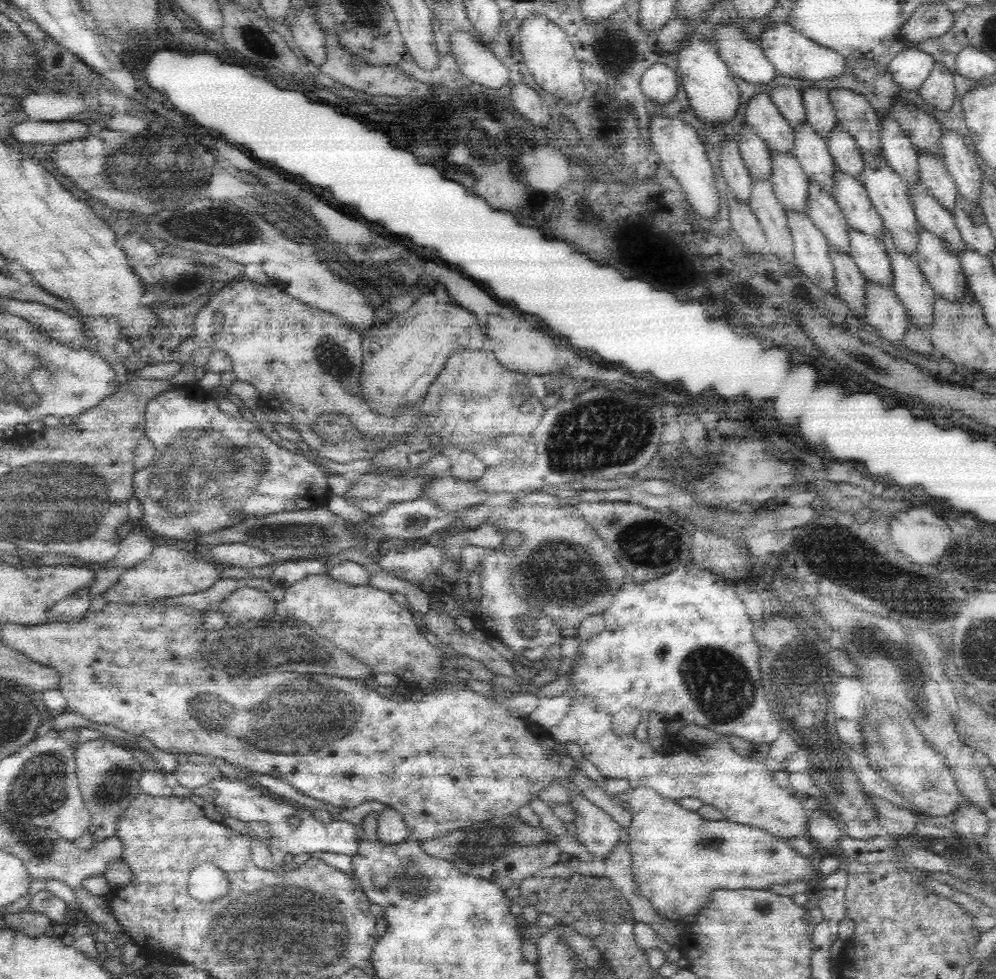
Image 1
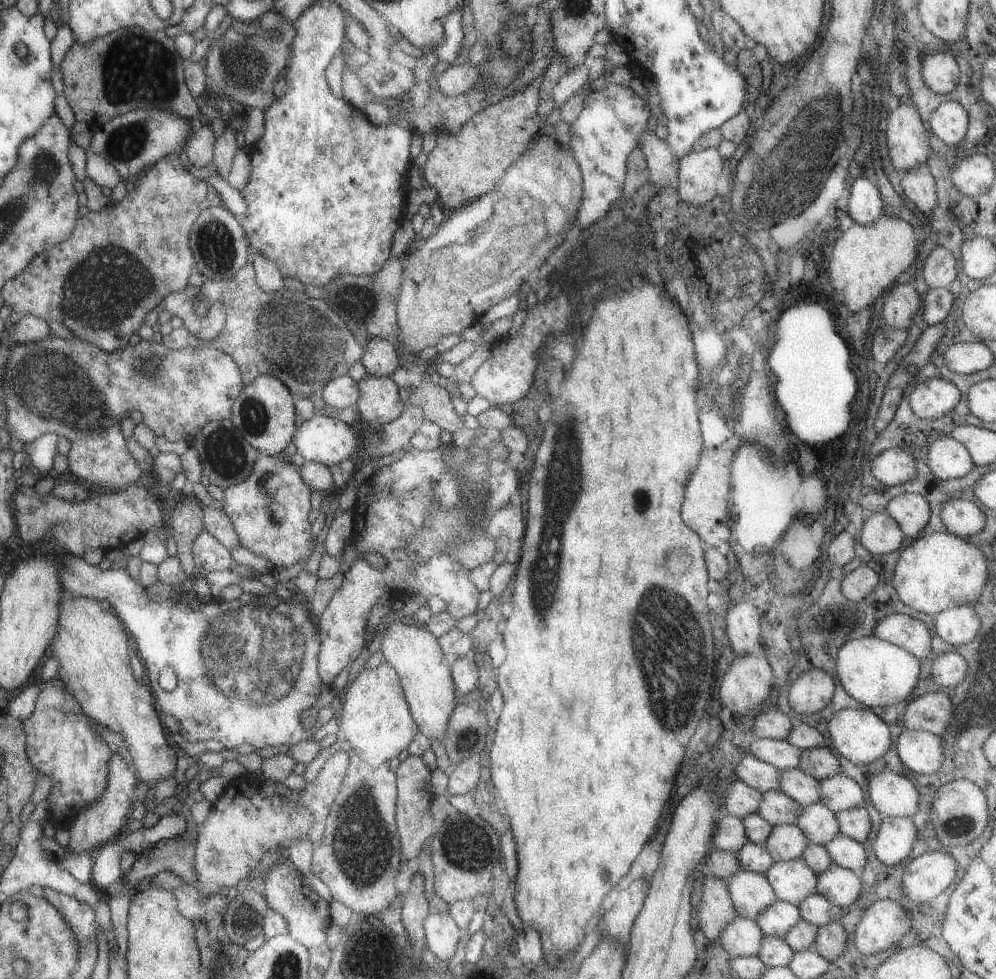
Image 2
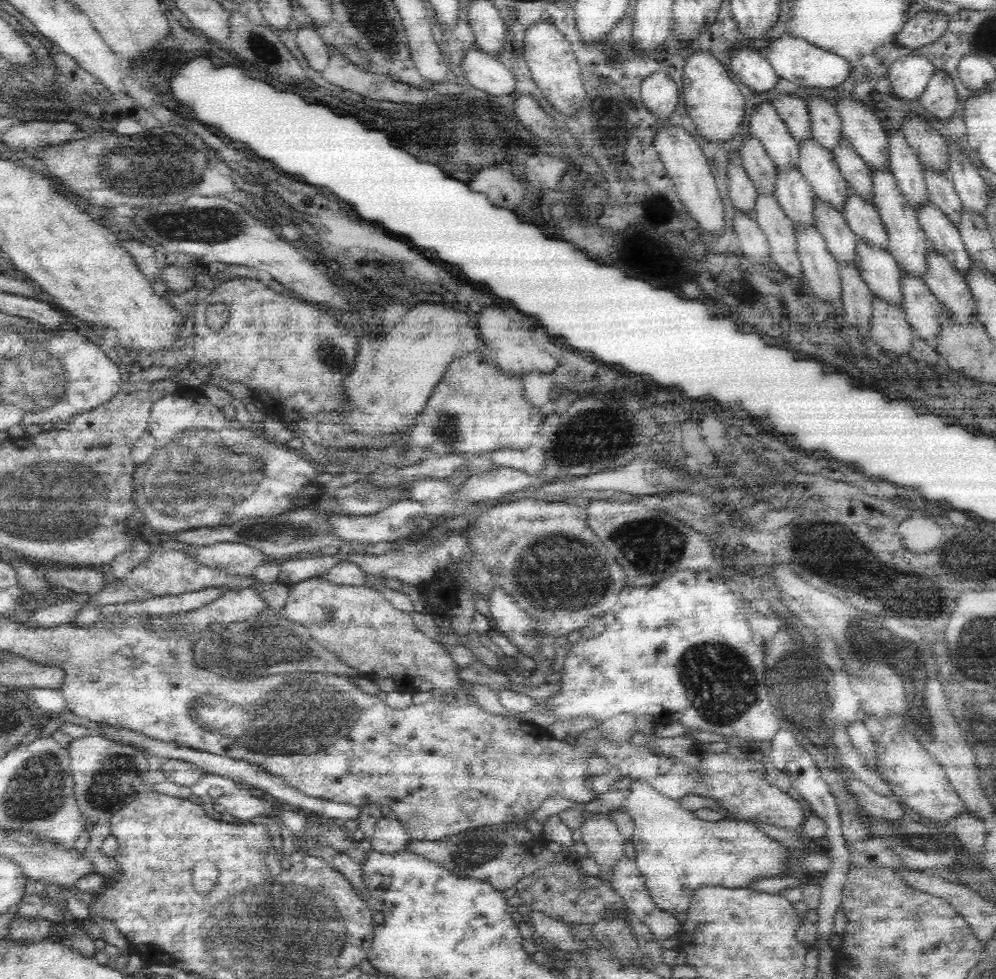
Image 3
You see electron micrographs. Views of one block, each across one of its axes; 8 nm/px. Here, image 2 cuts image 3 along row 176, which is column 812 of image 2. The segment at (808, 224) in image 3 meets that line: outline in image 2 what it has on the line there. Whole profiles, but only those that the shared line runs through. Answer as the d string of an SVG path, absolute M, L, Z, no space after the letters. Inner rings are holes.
M801 768L783 770L779 774L779 792L793 798L801 808L809 804L817 804L821 800L819 780L805 774Z

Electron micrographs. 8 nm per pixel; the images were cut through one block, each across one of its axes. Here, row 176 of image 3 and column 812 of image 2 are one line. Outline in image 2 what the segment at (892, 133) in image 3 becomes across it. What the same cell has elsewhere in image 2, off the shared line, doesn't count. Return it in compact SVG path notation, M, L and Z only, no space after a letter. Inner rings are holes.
M817 892L807 896L803 902L799 902L799 916L801 920L821 928L821 926L827 926L831 922L837 922L843 914L843 908L835 906L833 902L829 902L827 898L821 898Z

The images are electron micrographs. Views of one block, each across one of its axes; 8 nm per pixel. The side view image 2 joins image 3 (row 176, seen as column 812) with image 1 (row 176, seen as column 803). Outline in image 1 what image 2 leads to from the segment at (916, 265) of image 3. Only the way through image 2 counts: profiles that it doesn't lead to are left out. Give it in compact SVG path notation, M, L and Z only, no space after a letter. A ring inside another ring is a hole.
M864 156L864 172L862 172L862 184L868 190L868 196L874 204L874 208L878 210L878 214L882 216L884 222L884 230L886 234L890 234L892 242L894 242L894 250L898 254L902 254L906 260L910 260L916 268L920 268L918 264L918 254L920 254L920 238L922 238L922 230L914 212L914 204L910 200L910 194L902 182L902 178L888 166L888 160L884 160L882 156Z

